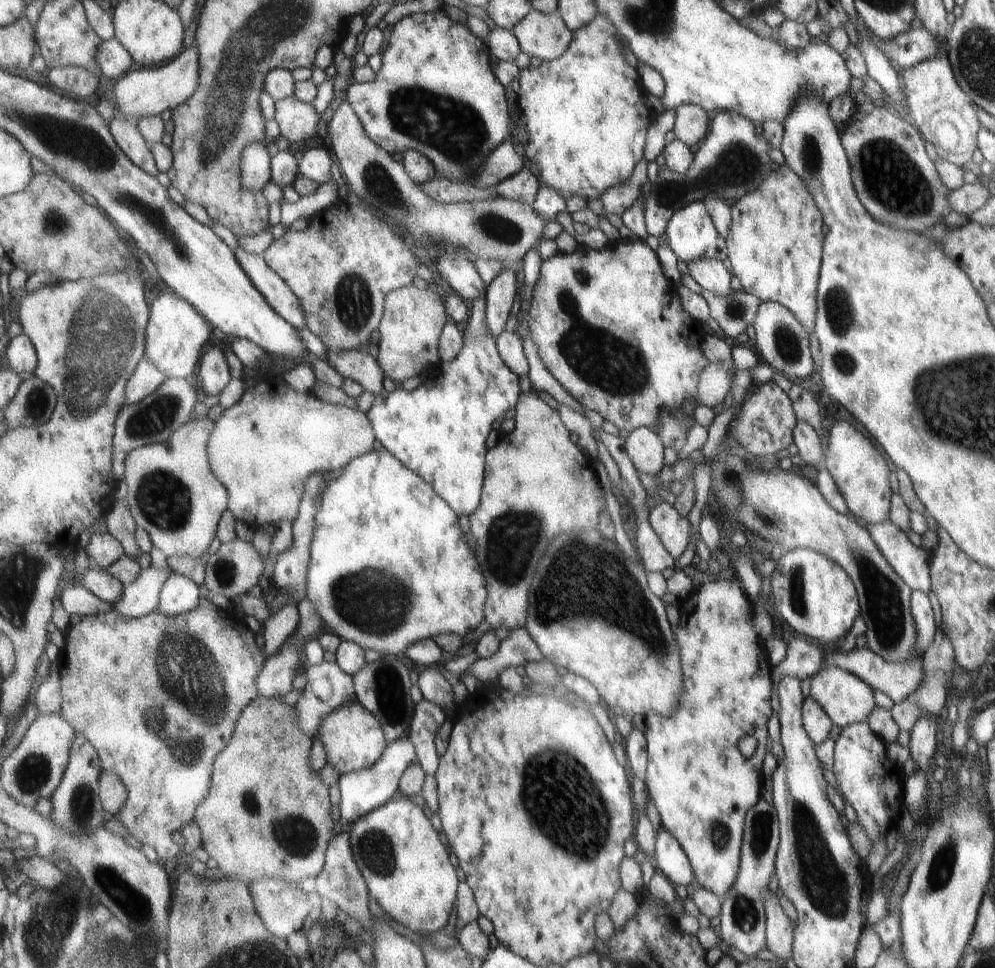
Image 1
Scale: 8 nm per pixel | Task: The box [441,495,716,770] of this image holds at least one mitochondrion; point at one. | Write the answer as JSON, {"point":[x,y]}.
{"point":[512,541]}

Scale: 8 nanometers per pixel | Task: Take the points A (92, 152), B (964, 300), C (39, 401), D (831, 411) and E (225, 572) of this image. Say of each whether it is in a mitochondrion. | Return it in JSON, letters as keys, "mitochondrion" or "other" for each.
{"A":"mitochondrion","B":"other","C":"mitochondrion","D":"other","E":"mitochondrion"}

